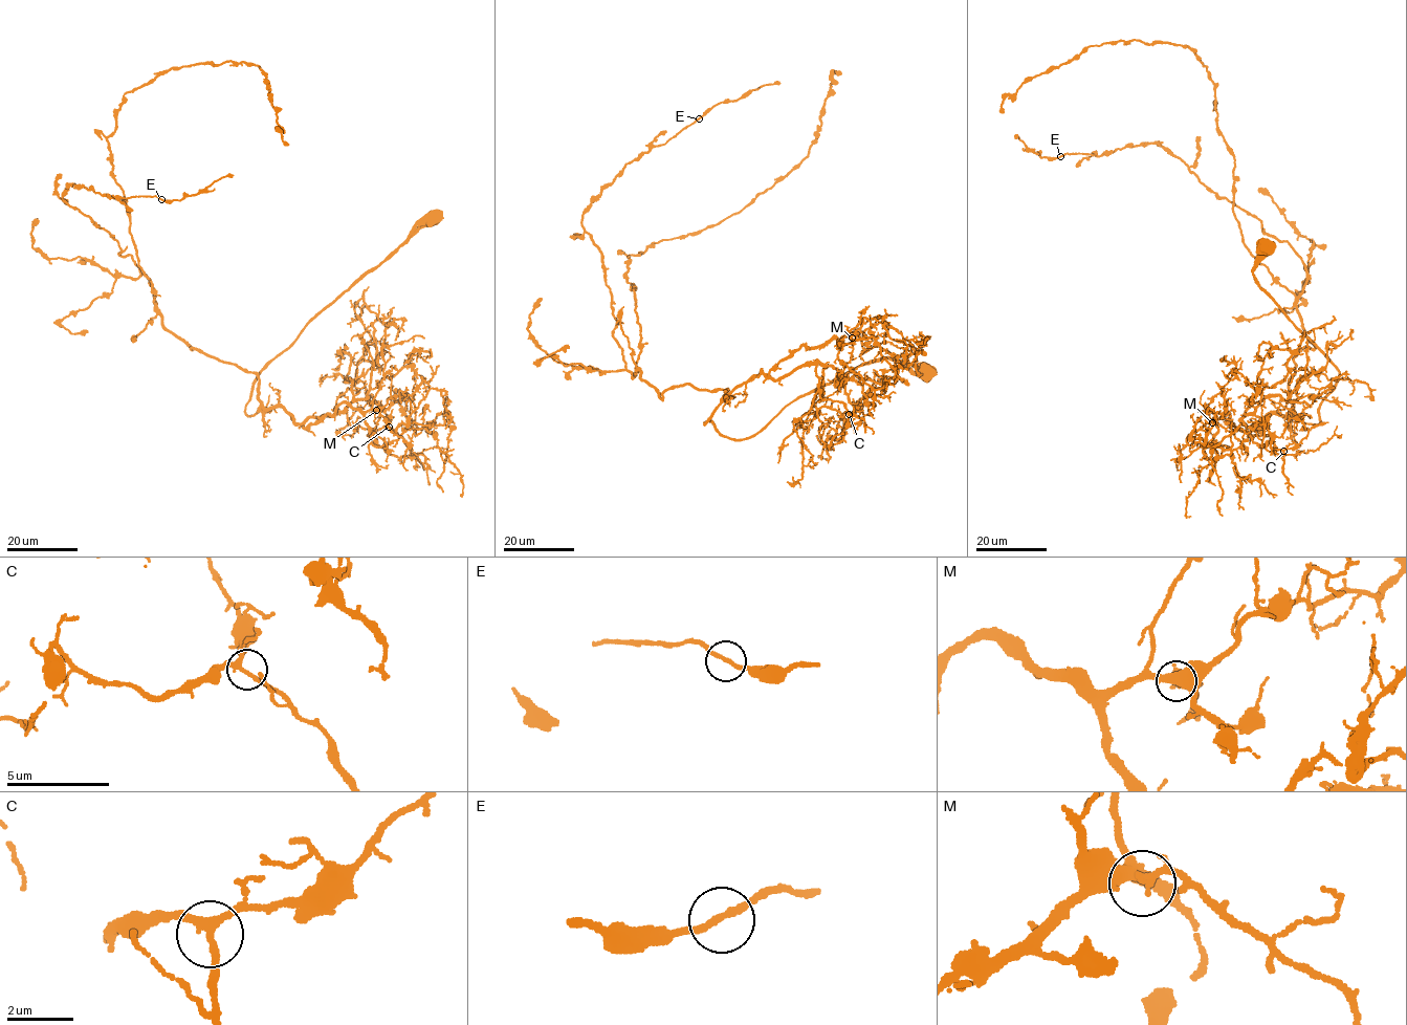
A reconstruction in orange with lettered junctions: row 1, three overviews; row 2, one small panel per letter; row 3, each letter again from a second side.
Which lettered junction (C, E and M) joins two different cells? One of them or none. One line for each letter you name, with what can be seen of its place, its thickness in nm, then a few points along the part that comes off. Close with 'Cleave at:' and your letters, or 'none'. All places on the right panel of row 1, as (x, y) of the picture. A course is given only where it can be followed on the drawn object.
Cleave at: none

